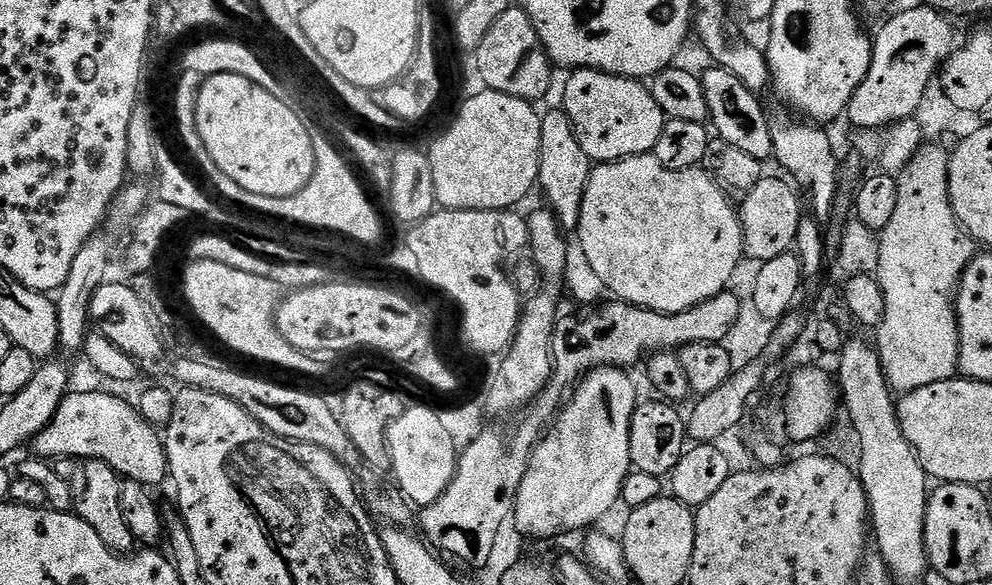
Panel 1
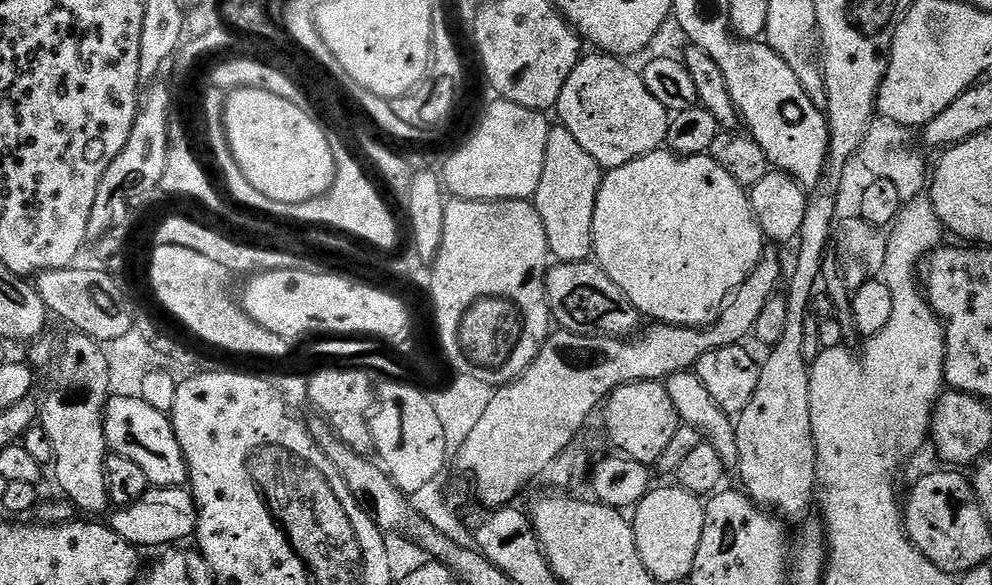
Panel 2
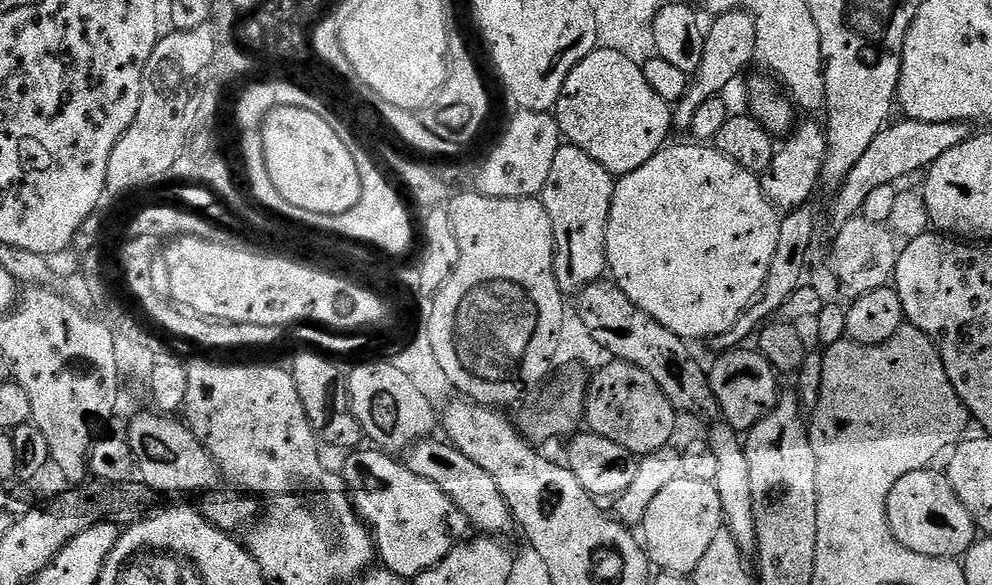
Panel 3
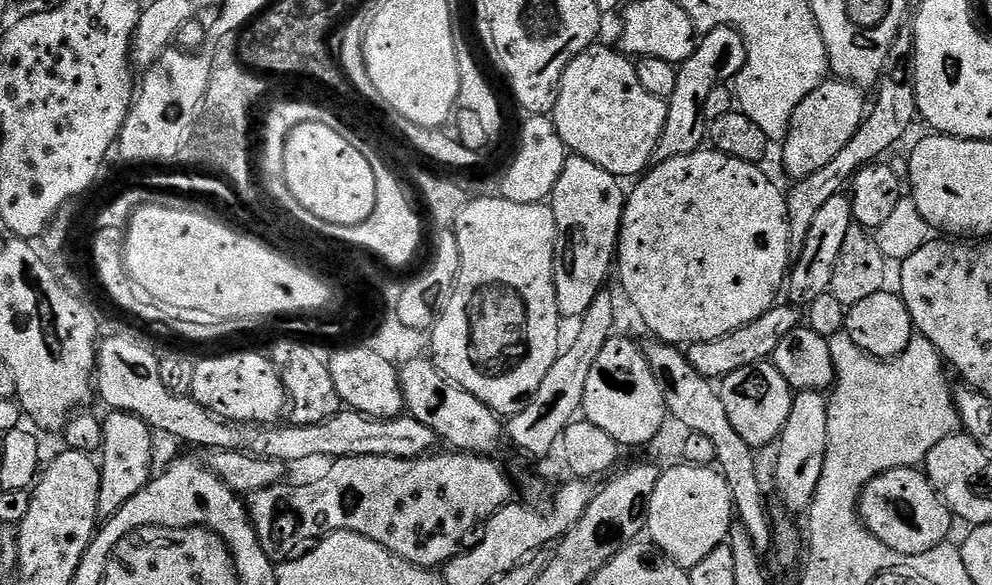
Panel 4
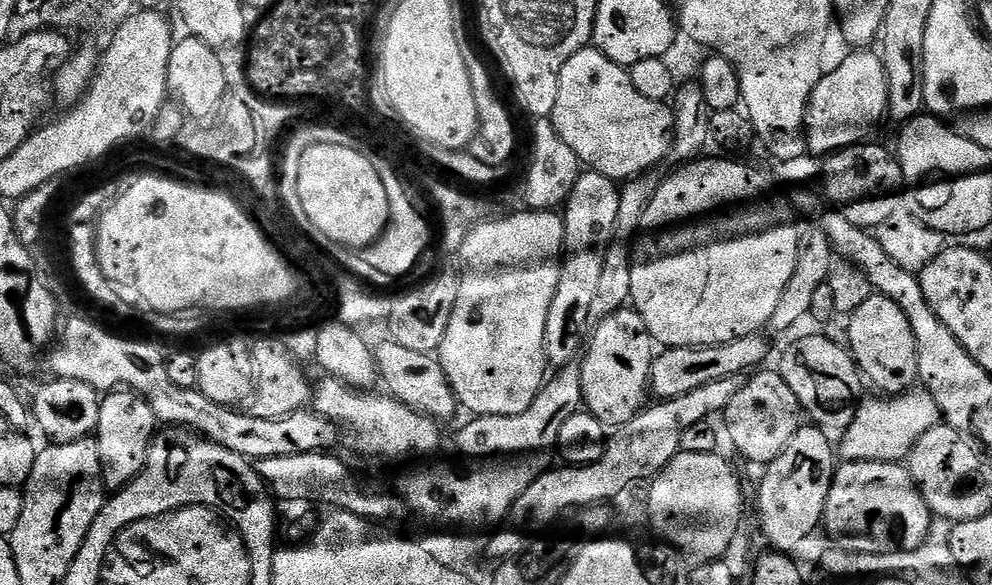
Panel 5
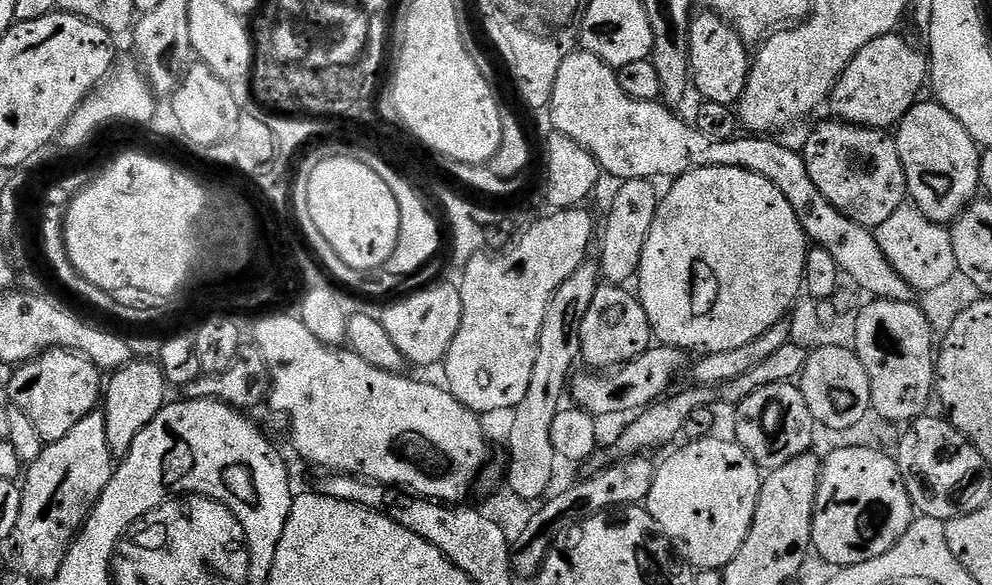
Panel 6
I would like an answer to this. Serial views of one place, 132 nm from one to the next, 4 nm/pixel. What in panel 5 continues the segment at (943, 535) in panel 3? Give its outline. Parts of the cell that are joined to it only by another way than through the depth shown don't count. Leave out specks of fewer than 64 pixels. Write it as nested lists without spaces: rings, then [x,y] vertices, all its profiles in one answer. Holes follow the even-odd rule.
[[[853,460],[844,462],[836,469],[836,477],[830,486],[830,498],[826,498],[823,527],[828,527],[832,536],[841,540],[849,552],[865,552],[875,556],[885,556],[891,552],[918,550],[933,535],[934,517],[928,503],[916,488],[916,483],[908,473],[907,467],[900,462],[887,460]]]

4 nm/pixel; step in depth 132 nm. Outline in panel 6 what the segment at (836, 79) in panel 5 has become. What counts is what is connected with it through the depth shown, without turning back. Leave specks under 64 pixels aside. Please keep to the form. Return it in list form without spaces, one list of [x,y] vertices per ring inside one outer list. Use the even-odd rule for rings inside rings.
[[[896,32],[886,34],[882,38],[874,38],[870,46],[862,46],[858,54],[846,66],[838,82],[832,87],[830,105],[831,115],[835,119],[843,120],[845,124],[861,124],[863,128],[878,128],[892,130],[899,125],[902,117],[921,99],[920,91],[925,91],[930,80],[930,60],[923,51],[920,52],[907,40]]]

